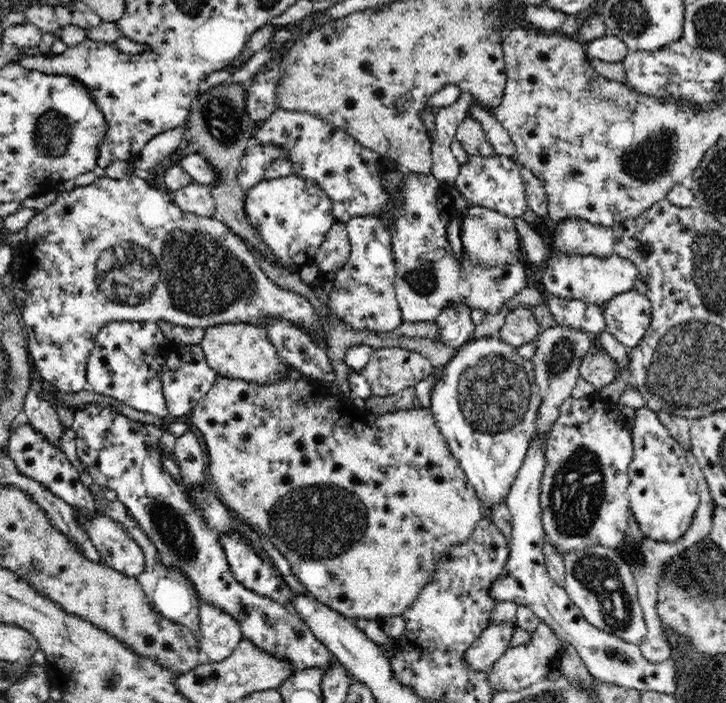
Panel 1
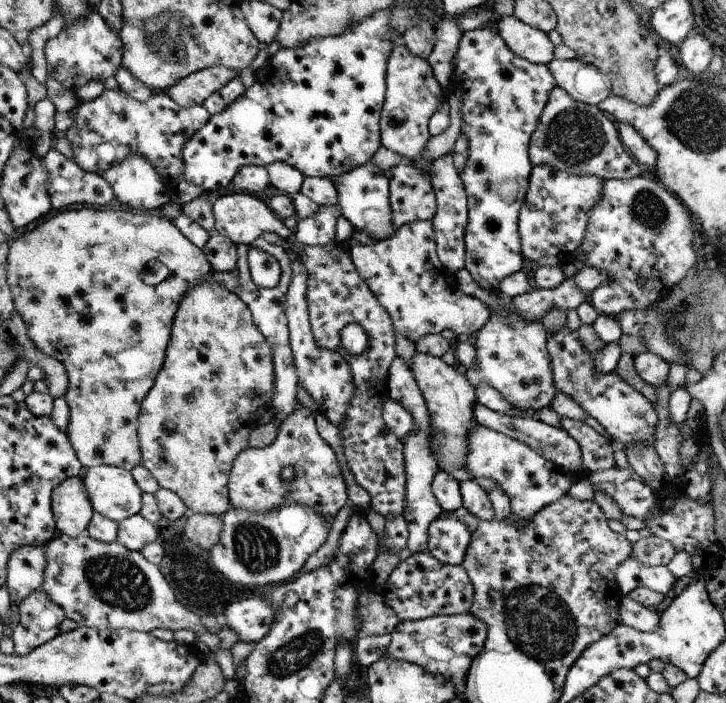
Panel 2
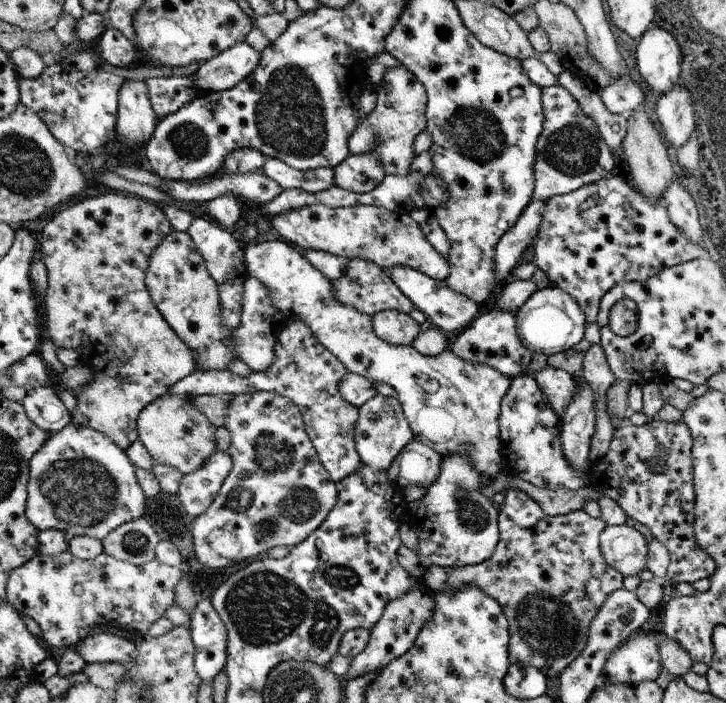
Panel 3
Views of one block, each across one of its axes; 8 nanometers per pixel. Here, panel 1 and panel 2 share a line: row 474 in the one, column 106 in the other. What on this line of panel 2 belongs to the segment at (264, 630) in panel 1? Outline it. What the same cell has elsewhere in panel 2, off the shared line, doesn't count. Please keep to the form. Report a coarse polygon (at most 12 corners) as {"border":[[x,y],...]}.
{"border":[[121,90],[75,104],[63,136],[85,172],[131,156],[171,190],[207,108]]}

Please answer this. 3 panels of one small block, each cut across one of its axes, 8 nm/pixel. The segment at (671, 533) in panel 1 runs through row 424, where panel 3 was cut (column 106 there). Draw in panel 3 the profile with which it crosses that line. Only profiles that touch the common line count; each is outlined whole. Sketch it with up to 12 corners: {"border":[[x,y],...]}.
{"border":[[103,630],[73,646],[89,664],[129,666],[139,656],[133,640]]}

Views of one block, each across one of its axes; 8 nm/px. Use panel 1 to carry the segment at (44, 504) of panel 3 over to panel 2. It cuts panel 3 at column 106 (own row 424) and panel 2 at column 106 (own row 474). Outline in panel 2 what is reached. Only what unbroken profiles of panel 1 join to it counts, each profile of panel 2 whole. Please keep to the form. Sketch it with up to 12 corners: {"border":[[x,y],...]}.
{"border":[[113,466],[83,470],[95,512],[117,524],[139,514],[143,490]]}

